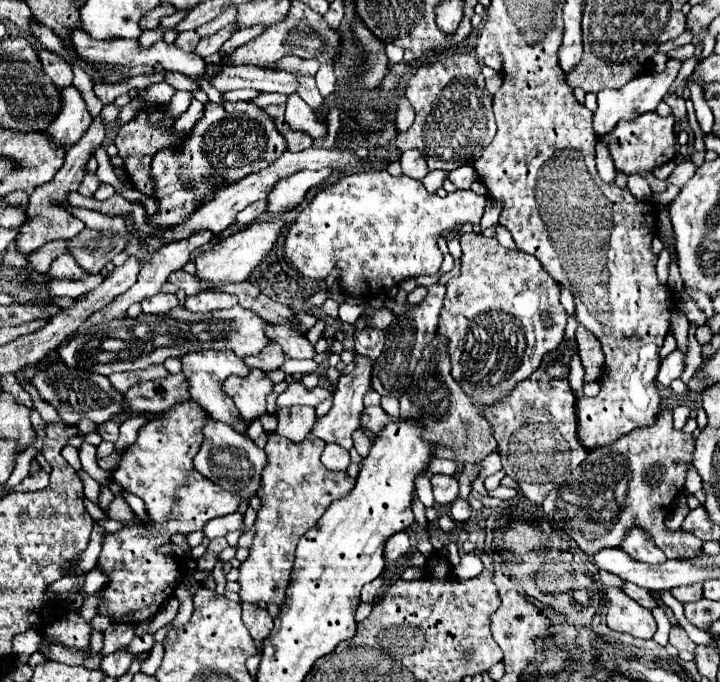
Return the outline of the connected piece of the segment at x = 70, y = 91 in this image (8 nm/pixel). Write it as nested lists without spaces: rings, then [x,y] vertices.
[[[73,85],[61,87],[59,95],[63,95],[63,111],[59,111],[59,115],[55,115],[55,121],[51,123],[47,133],[55,139],[55,143],[69,149],[87,131],[93,117],[87,111],[87,105],[85,105],[79,89],[75,89]]]

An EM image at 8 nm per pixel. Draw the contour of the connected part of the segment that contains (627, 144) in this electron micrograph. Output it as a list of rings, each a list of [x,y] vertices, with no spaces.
[[[655,111],[643,113],[637,117],[637,121],[623,121],[617,123],[615,129],[607,135],[601,137],[601,141],[607,145],[609,155],[615,163],[615,169],[625,173],[625,175],[641,175],[649,183],[653,193],[663,193],[667,189],[667,181],[659,181],[653,175],[653,169],[669,163],[677,155],[677,137],[675,137],[675,119],[673,115],[669,117],[659,117]]]

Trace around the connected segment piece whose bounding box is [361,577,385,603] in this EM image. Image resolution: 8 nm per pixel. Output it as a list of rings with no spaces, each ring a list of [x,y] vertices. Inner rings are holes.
[[[383,577],[373,579],[371,583],[367,583],[367,585],[363,587],[363,591],[361,591],[361,601],[365,601],[365,603],[373,603],[375,593],[383,587],[383,583],[385,583],[385,579],[383,579]]]

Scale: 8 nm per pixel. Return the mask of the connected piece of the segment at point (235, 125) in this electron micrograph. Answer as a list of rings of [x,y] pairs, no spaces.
[[[225,97],[221,103],[207,101],[203,117],[193,125],[189,135],[179,145],[165,147],[153,157],[153,197],[159,209],[155,215],[145,215],[147,225],[177,227],[185,223],[199,205],[211,199],[215,189],[269,167],[285,151],[287,141],[275,127],[275,121],[253,101],[227,101]]]

